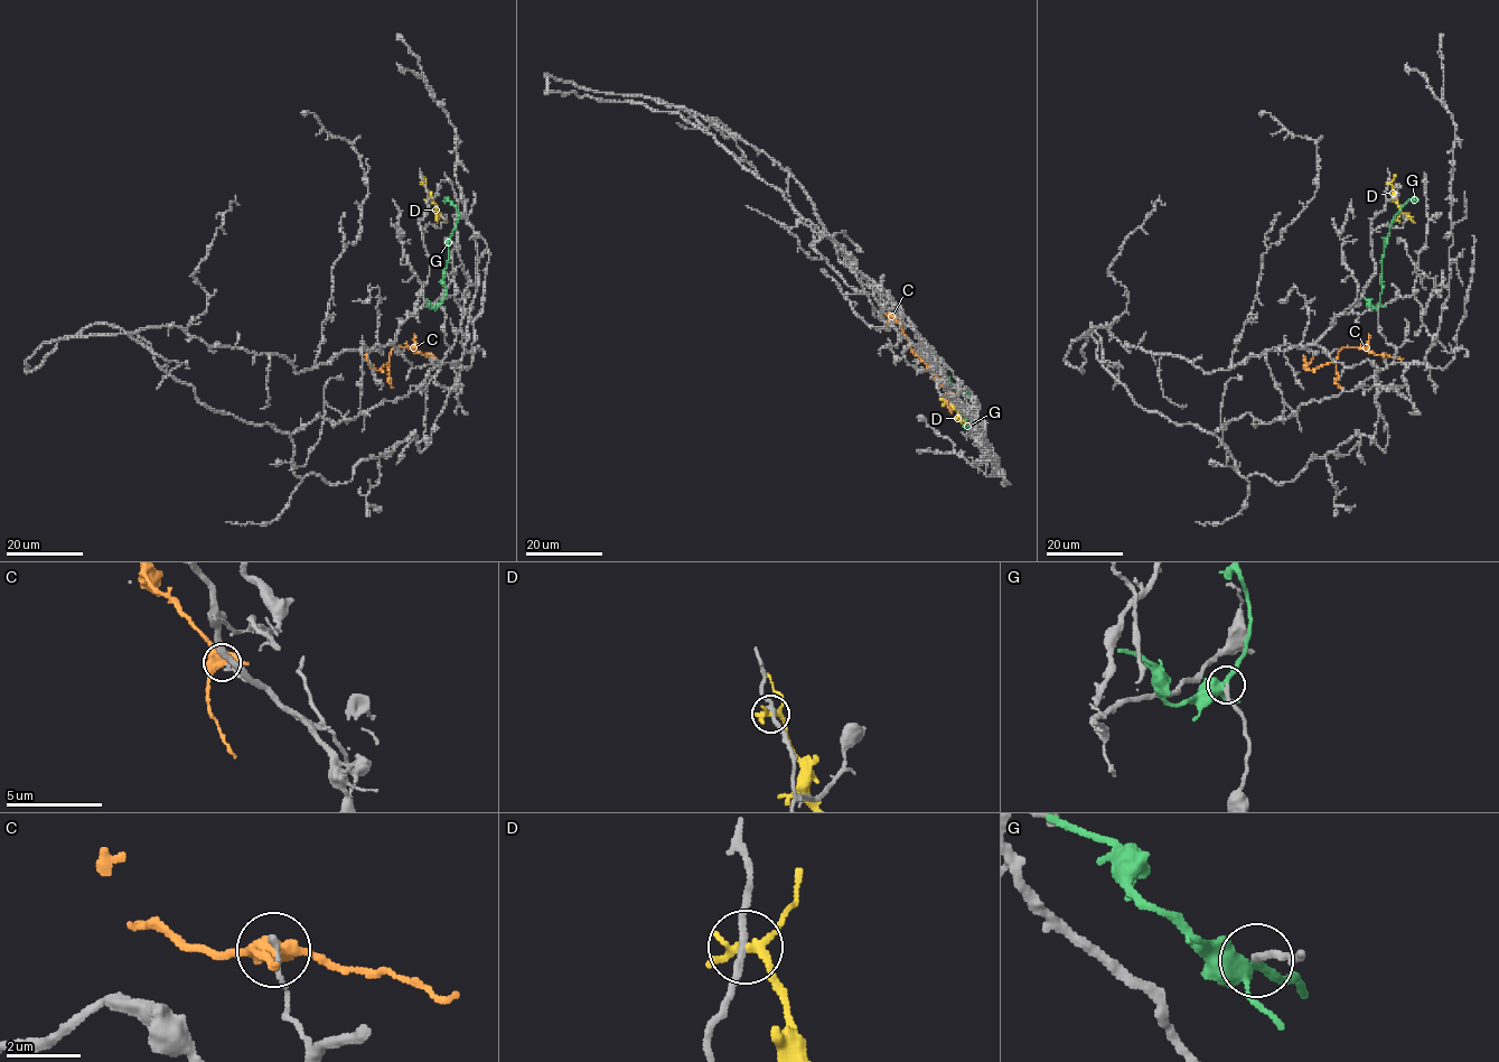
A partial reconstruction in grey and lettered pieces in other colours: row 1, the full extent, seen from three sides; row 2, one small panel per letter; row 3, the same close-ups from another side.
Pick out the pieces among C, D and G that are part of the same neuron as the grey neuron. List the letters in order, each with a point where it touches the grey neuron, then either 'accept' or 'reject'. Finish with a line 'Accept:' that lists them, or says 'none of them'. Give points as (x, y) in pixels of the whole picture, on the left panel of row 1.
C: contact (429, 354); reject
D: contact (422, 183); reject
G: contact (441, 304); accept
Accept: G

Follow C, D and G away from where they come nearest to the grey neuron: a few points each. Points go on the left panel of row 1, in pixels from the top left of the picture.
C: (429, 354), (394, 346), (389, 361), (375, 370), (366, 352)
D: (422, 183), (444, 223)
G: (441, 305), (446, 297), (443, 278), (449, 239), (459, 217), (457, 208), (446, 198), (444, 202)

